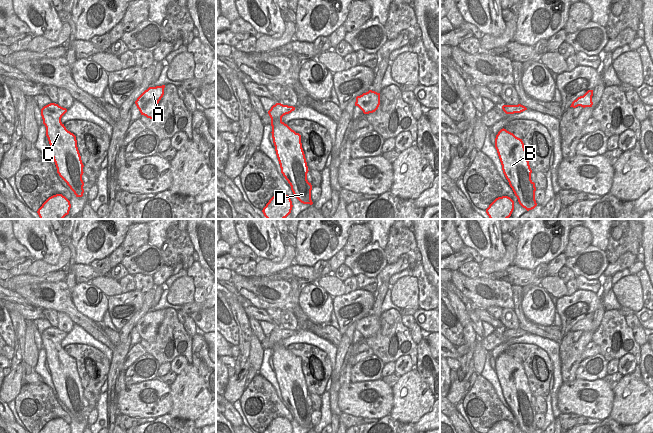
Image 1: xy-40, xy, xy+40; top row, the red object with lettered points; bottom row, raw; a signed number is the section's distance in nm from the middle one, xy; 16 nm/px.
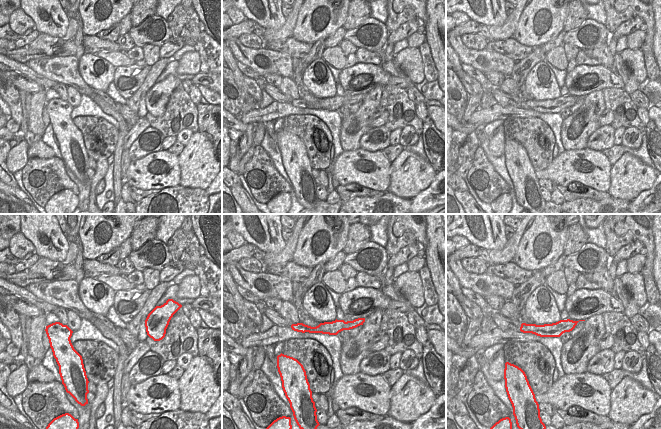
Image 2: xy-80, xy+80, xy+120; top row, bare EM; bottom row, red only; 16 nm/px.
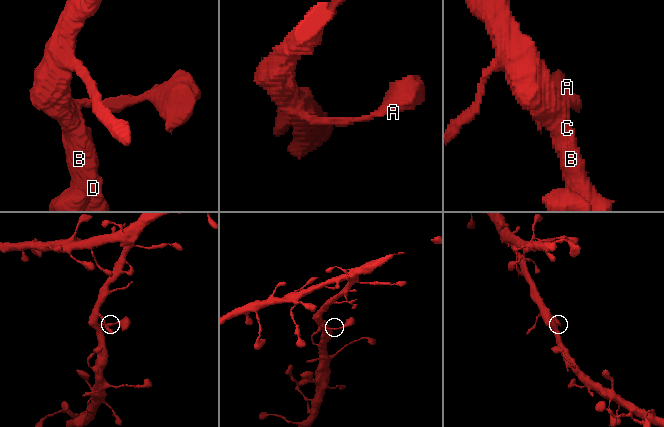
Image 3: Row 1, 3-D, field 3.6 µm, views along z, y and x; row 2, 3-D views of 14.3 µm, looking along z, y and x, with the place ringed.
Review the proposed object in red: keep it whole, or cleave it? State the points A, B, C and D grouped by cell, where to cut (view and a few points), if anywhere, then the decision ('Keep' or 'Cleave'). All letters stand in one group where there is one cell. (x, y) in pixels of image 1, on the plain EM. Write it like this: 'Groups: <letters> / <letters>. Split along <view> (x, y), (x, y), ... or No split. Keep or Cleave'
Groups: A B C D. No split. Keep.

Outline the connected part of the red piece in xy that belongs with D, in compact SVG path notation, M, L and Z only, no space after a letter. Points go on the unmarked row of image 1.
M276 327L268 335L271 342L272 362L275 370L276 379L280 388L281 397L291 410L294 420L303 428L312 429L311 414L312 409L307 404L308 390L302 372L301 359L292 354L282 345L282 341L295 334L295 331Z

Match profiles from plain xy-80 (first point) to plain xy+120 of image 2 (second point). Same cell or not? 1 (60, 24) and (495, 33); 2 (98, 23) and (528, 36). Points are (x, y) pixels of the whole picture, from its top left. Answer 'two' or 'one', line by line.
1: two
2: one

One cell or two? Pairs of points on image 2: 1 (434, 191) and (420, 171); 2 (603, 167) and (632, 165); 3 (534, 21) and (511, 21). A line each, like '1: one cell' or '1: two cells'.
1: two cells
2: two cells
3: two cells

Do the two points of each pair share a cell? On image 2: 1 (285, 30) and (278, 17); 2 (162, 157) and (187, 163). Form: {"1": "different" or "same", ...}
{"1": "different", "2": "different"}

